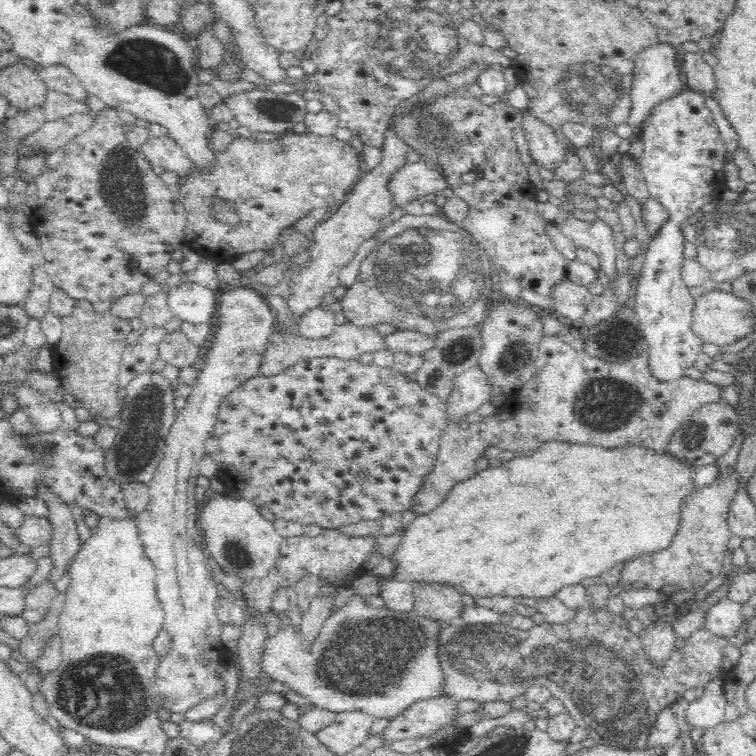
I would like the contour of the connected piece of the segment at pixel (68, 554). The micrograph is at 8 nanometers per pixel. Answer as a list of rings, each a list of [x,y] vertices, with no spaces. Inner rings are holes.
[[[40,484],[35,488],[35,497],[43,500],[48,507],[48,518],[53,526],[53,537],[50,556],[54,568],[49,576],[58,582],[66,577],[67,566],[80,548],[80,537],[76,531],[76,521],[72,517],[71,504],[65,503],[58,495],[49,490],[48,486]]]

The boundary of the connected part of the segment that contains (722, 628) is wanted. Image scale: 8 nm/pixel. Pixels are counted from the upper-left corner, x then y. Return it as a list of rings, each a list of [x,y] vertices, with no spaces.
[[[730,597],[720,598],[707,609],[705,627],[723,637],[733,635],[741,623],[740,607],[741,603],[734,602]]]

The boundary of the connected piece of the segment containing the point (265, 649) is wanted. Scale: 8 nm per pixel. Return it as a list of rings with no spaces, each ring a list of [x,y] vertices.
[[[355,590],[348,600],[332,611],[315,637],[308,641],[292,620],[267,636],[261,644],[258,658],[259,675],[270,680],[278,680],[286,690],[305,696],[311,703],[334,712],[343,710],[366,710],[376,718],[392,718],[415,700],[441,693],[441,670],[436,659],[435,638],[442,625],[422,618],[412,610],[396,612],[381,607],[376,608],[368,598]]]

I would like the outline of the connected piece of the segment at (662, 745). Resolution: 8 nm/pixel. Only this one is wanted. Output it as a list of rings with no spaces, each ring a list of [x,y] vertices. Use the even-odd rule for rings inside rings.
[[[665,707],[647,734],[646,749],[659,750],[659,754],[665,755],[674,744],[677,744],[681,729],[676,723],[677,720],[671,709]]]

